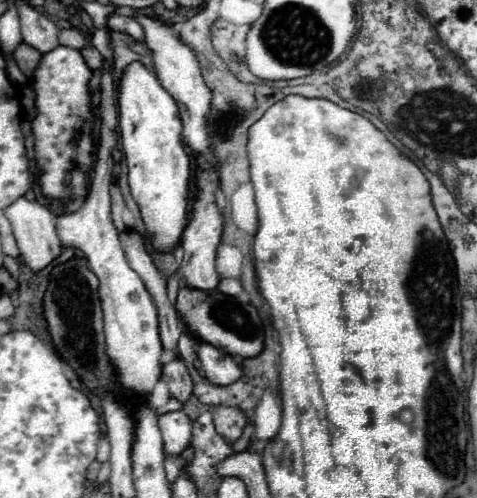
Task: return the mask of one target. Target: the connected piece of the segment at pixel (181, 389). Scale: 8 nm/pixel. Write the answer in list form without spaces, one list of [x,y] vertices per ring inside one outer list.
[[[176,358],[170,364],[164,364],[162,380],[168,384],[168,390],[170,390],[172,398],[176,398],[180,402],[186,402],[192,396],[192,386],[194,384],[192,384],[190,372],[186,368],[186,362],[182,358]]]

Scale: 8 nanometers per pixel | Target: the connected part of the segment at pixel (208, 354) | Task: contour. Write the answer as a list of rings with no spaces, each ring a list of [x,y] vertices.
[[[194,340],[196,342],[196,358],[200,364],[200,370],[212,384],[232,384],[242,376],[240,366],[234,362],[232,356],[226,356],[222,350],[214,348],[208,342]]]

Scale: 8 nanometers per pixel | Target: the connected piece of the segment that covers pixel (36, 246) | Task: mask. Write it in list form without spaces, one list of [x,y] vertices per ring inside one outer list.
[[[24,196],[18,198],[14,204],[10,204],[6,208],[6,218],[10,220],[12,224],[12,230],[14,230],[14,238],[16,238],[16,244],[18,244],[18,250],[24,258],[24,264],[32,270],[32,272],[40,272],[44,270],[52,260],[56,260],[60,254],[62,254],[62,244],[56,236],[56,230],[54,230],[54,220],[56,216],[40,202],[28,202]]]

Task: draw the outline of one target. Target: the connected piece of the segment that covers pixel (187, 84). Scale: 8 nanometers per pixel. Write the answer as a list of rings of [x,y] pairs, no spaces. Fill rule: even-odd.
[[[136,14],[138,24],[144,28],[144,36],[146,36],[146,46],[152,50],[154,56],[154,66],[156,66],[156,76],[160,80],[160,84],[164,86],[164,90],[178,102],[180,108],[180,118],[184,124],[184,140],[186,144],[196,150],[200,154],[200,160],[206,160],[204,154],[208,150],[208,134],[206,134],[206,116],[210,110],[210,98],[212,92],[206,88],[200,68],[198,68],[198,60],[194,56],[194,50],[182,42],[182,38],[176,34],[174,26],[162,18],[156,16],[146,16],[146,14]]]

